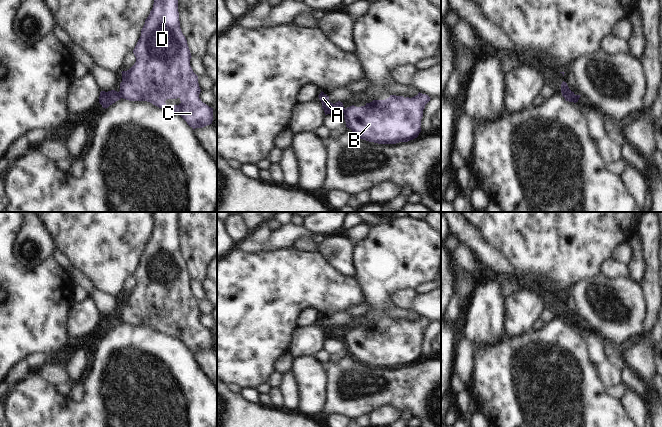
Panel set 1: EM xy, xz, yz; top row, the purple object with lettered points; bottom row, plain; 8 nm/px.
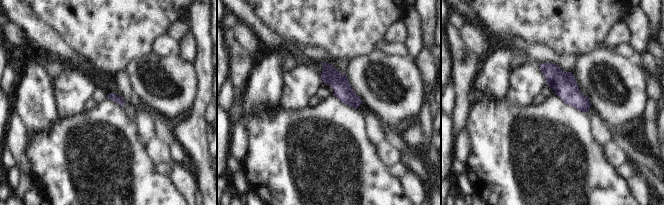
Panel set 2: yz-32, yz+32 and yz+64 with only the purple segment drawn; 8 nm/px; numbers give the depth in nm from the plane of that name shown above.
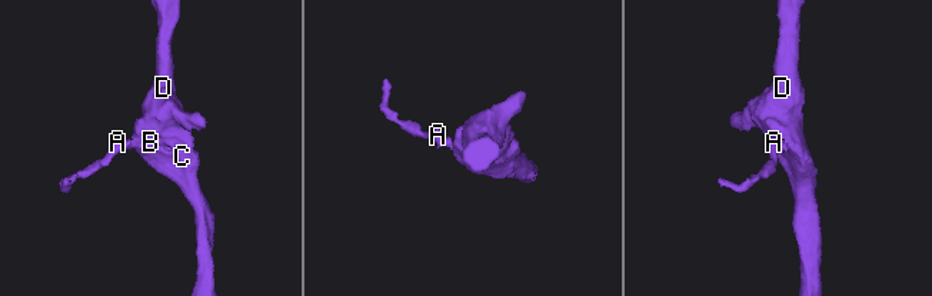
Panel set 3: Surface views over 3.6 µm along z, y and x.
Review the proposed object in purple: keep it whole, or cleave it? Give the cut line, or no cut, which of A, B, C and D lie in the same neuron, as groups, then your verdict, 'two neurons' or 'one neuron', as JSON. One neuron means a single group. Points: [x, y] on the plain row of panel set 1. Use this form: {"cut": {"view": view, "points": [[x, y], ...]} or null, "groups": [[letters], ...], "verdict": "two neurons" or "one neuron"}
{"cut": {"view": "xy", "points": [[118, 316], [122, 321]]}, "groups": [["A"], ["B", "C", "D"]], "verdict": "two neurons"}

